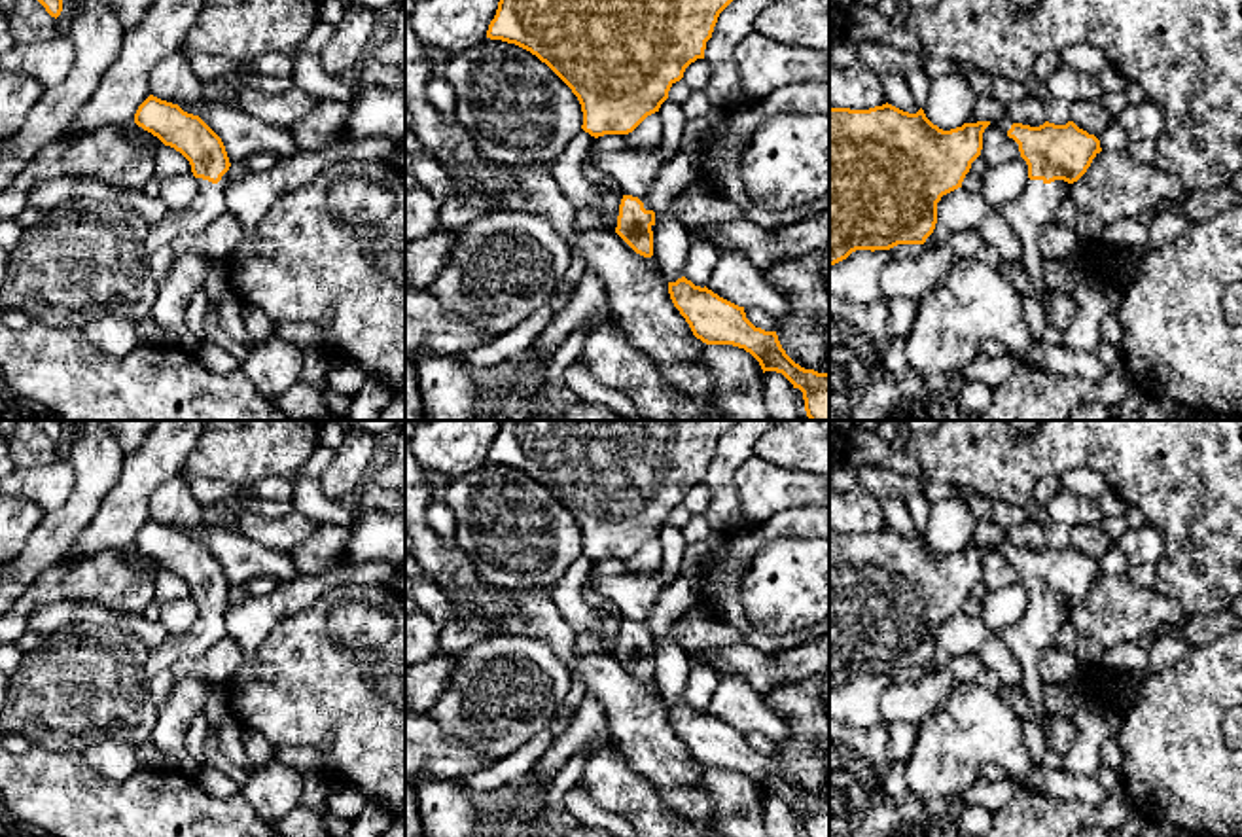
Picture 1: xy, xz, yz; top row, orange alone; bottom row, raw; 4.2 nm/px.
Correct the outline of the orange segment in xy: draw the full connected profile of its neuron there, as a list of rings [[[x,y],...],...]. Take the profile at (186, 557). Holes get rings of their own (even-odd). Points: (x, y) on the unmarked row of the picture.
[[[150,519],[138,530],[134,547],[180,576],[199,608],[199,617],[189,631],[150,648],[142,667],[144,680],[150,682],[159,672],[170,670],[178,659],[206,655],[227,634],[231,587],[222,562],[199,540],[184,536],[178,528]]]

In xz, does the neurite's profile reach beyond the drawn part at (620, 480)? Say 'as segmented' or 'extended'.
as segmented

